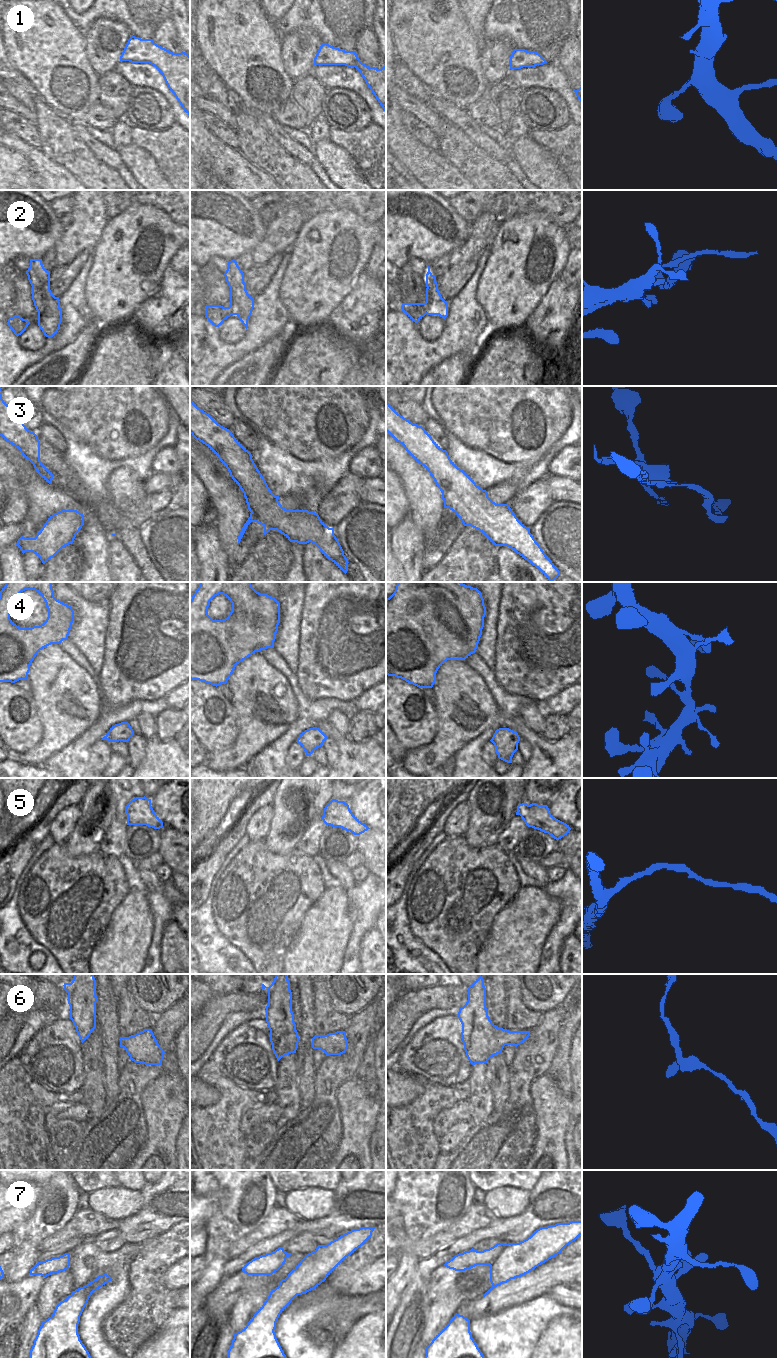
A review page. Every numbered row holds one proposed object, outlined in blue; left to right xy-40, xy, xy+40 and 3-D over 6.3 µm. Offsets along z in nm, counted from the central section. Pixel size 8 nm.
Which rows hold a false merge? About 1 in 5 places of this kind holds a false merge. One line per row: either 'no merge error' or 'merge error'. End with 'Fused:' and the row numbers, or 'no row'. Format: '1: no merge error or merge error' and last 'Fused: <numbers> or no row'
1: no merge error
2: merge error
3: merge error
4: no merge error
5: no merge error
6: no merge error
7: no merge error
Fused: 2, 3

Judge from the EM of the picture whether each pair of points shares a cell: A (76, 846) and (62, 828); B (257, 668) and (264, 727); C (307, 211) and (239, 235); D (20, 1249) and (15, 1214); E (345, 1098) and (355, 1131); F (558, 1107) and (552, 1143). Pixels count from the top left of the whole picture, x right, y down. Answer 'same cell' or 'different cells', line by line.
A: different cells
B: same cell
C: different cells
D: different cells
E: same cell
F: same cell

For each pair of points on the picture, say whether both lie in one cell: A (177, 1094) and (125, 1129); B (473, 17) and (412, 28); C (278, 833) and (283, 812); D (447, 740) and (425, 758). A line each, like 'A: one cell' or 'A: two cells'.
A: two cells
B: two cells
C: one cell
D: one cell

